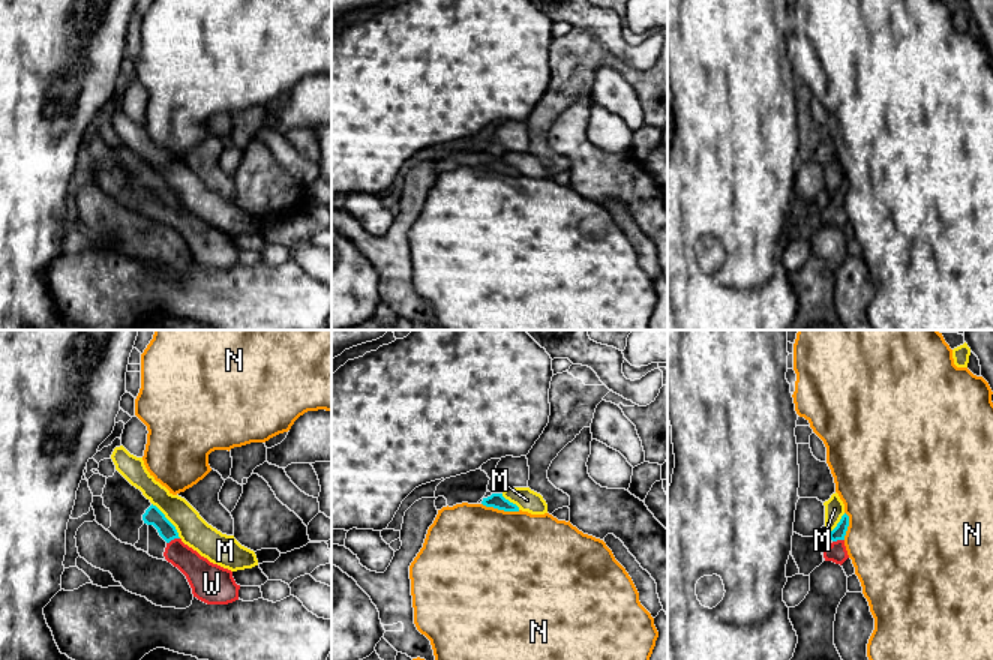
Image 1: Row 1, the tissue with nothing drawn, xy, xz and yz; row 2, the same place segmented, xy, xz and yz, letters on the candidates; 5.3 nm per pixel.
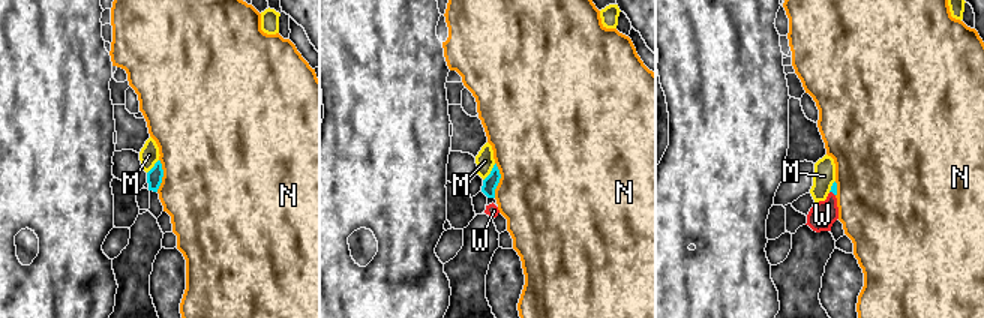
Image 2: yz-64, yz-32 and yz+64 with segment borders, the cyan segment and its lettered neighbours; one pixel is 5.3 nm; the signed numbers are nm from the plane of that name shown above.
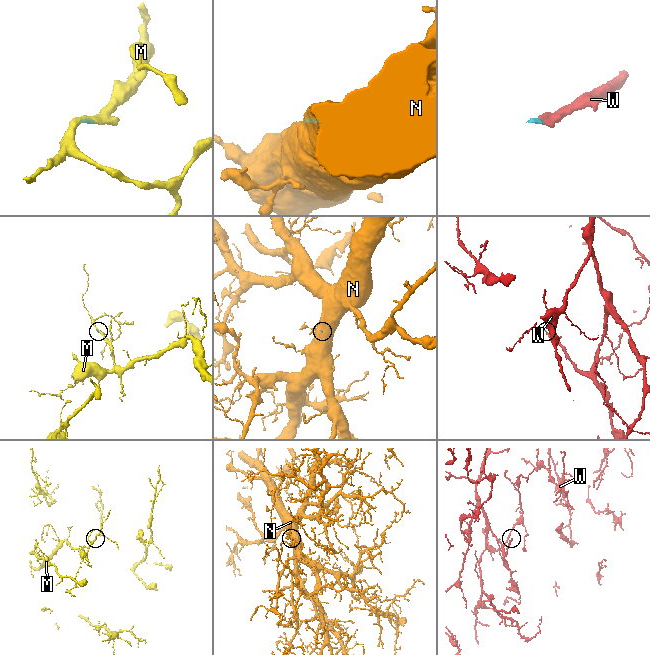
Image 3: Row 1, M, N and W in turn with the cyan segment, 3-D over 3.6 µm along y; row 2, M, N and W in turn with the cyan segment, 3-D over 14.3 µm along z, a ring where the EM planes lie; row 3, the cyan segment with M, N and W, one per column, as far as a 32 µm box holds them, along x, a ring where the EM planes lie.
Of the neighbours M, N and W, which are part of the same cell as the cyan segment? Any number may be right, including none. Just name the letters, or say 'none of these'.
W

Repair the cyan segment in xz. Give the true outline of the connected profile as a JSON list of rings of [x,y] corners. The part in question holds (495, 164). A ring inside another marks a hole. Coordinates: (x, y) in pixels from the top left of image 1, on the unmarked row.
[[[492,158],[482,165],[486,171],[494,171],[504,176],[519,176],[519,171],[502,160],[502,158]]]

